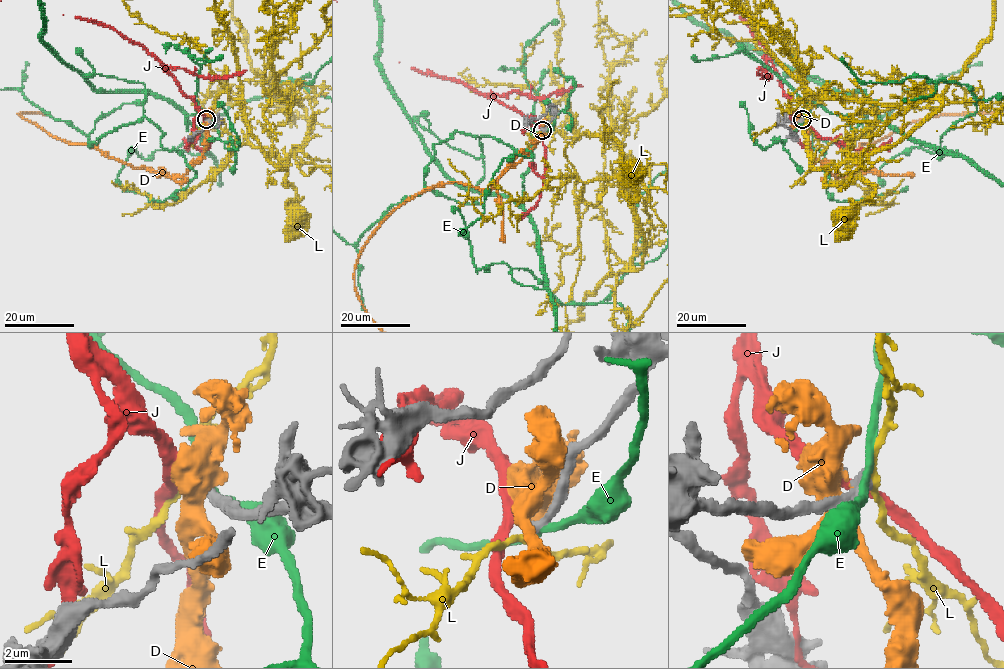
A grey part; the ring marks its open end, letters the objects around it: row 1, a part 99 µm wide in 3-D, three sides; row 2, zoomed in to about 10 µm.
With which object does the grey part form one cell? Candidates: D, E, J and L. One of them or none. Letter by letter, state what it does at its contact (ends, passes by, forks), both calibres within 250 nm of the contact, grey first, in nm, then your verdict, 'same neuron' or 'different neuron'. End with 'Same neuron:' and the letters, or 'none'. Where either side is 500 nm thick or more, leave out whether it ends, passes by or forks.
D: it passes by | 400/440 nm | different neuron
E: it passes by | 440/240 nm | different neuron
J: it passes by | 360/280 nm | different neuron
L: it passes by | 400/200 nm | different neuron
Same neuron: none

